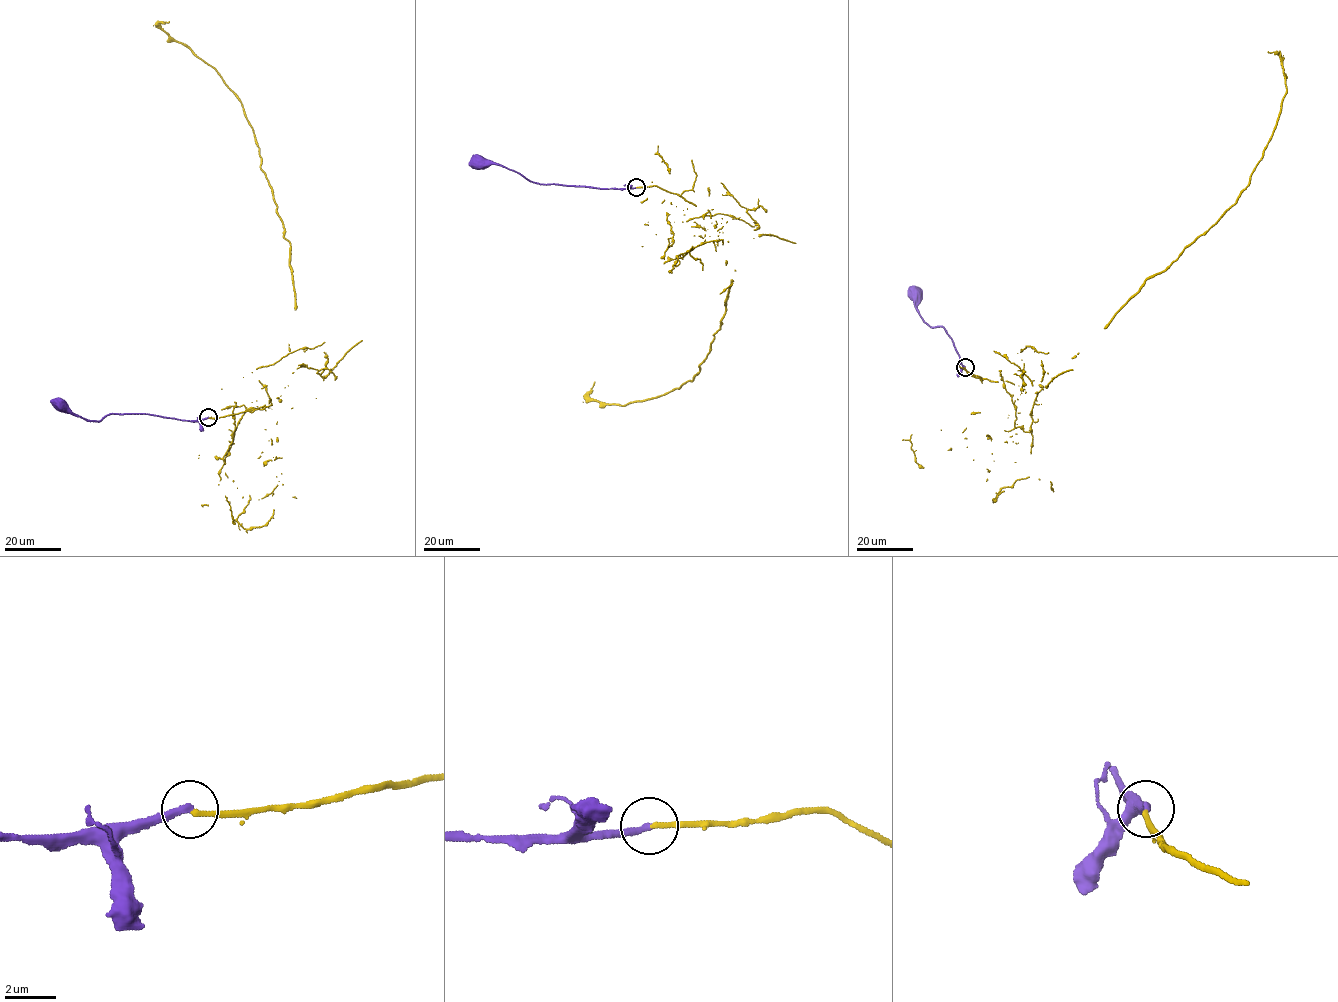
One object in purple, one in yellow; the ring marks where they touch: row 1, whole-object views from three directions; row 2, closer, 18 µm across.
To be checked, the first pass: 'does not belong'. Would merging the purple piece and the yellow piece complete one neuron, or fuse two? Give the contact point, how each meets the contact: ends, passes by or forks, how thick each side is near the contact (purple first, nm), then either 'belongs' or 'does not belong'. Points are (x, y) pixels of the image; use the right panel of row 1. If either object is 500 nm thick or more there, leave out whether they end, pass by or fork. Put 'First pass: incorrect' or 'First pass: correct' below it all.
at (965, 367); purple ends there; yellow ends there; 280 nm thick on the purple side, 180 nm on the other; does not belong
First pass: correct

